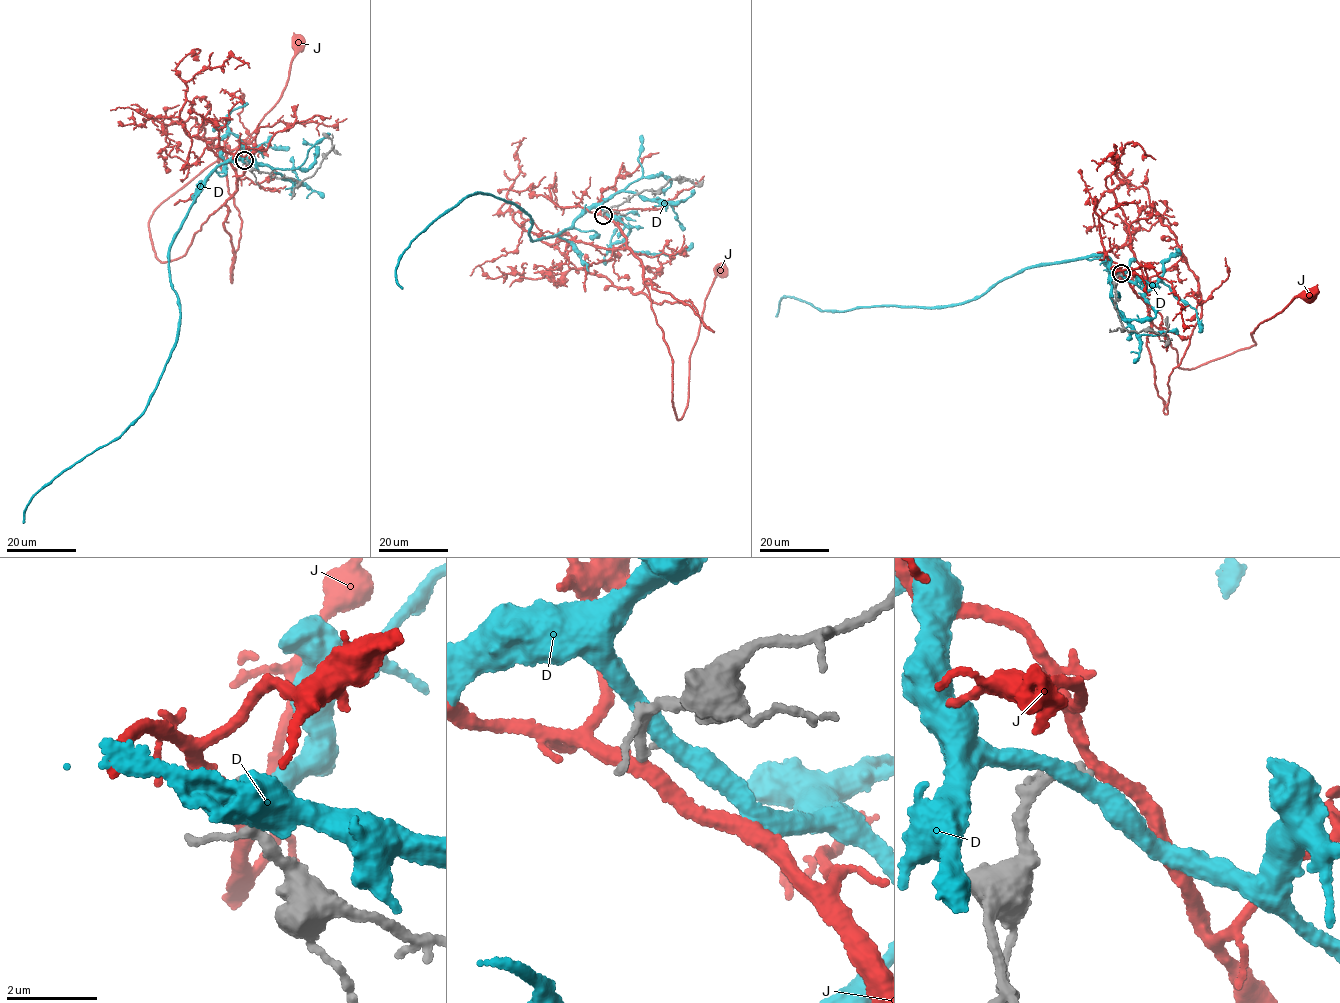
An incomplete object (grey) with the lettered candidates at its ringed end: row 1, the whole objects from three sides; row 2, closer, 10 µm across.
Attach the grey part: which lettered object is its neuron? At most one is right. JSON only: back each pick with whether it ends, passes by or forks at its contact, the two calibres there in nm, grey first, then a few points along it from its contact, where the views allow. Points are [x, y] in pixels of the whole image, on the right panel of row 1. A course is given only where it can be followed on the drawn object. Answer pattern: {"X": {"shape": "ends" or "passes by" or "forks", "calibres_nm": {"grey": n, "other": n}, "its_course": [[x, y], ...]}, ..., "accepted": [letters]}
{"J": {"shape": "passes by", "calibres_nm": {"grey": 200, "other": 320}, "its_course": [[1121, 273], [1182, 368], [1255, 344], [1257, 325], [1312, 292]]}, "accepted": ["J"]}

